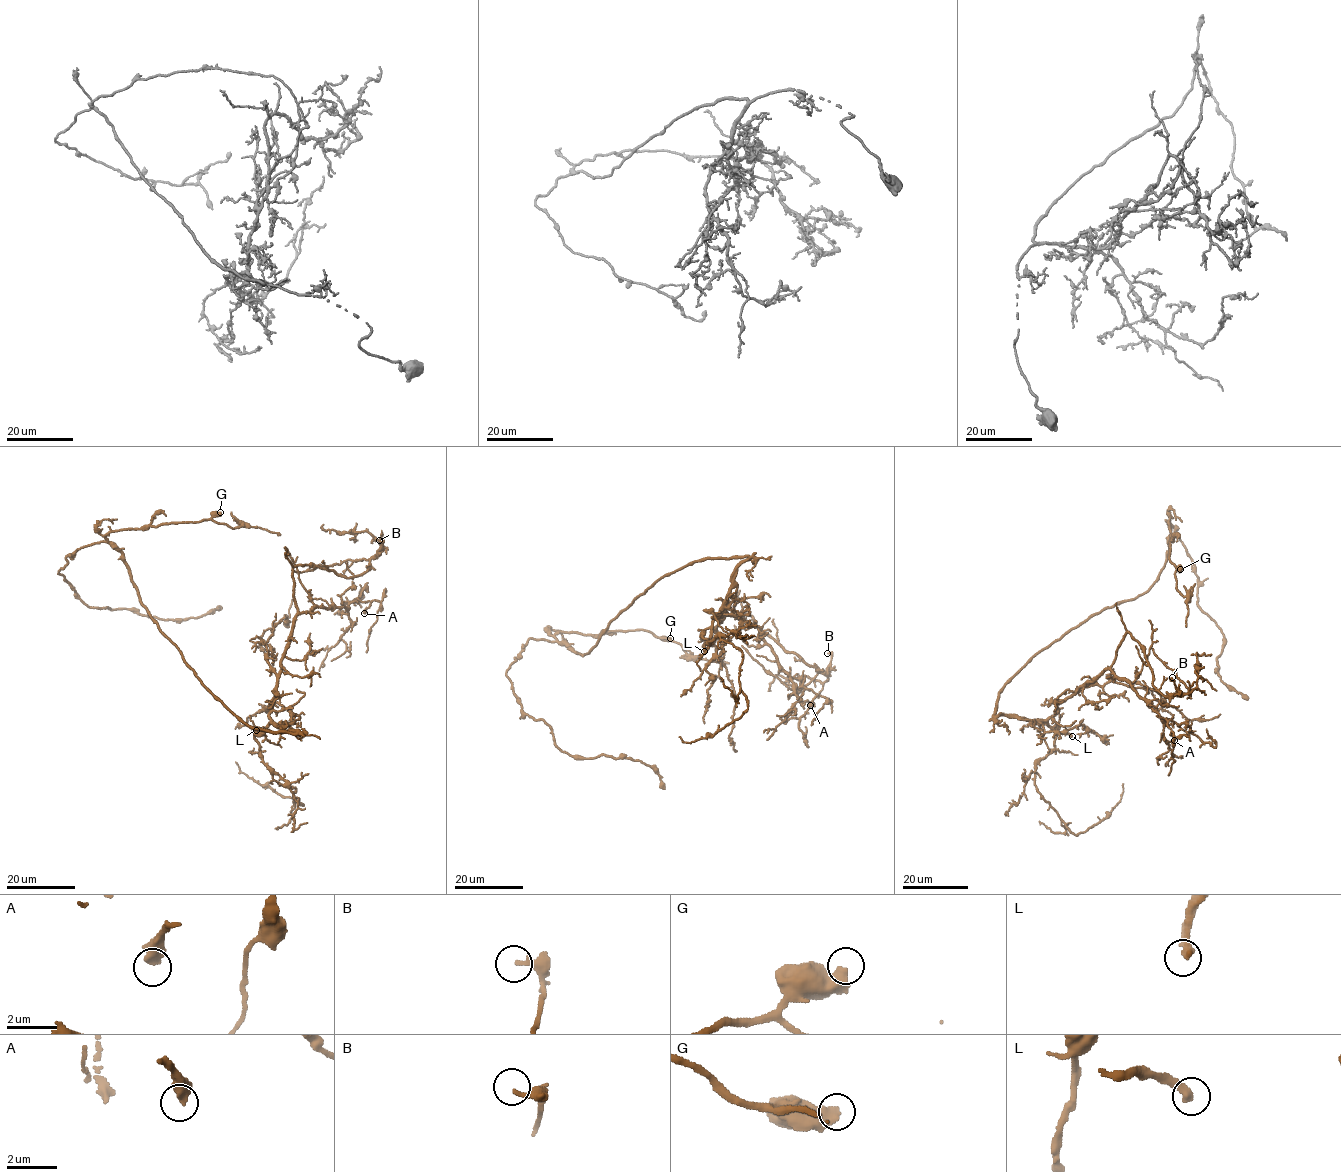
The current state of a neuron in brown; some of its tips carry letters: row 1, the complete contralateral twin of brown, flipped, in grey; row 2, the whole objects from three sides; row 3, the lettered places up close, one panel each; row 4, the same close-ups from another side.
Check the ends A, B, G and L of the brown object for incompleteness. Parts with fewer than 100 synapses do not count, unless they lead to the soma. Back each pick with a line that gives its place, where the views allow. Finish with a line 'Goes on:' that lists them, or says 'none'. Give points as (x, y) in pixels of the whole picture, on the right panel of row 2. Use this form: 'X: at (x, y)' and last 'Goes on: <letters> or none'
L: at (1072, 736)
Goes on: L

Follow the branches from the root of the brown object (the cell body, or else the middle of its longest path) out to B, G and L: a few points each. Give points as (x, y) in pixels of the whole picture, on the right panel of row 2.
B: (1033, 656), (999, 693), (993, 716), (1047, 720), (1110, 666), (1128, 632), (1165, 697), (1179, 693), (1172, 677)
G: (1033, 656), (1090, 617), (1145, 593), (1167, 558), (1169, 522), (1172, 538), (1169, 560), (1180, 569)
L: (1033, 656), (999, 693), (993, 716), (1000, 714), (1041, 720), (1058, 732), (1072, 736)

